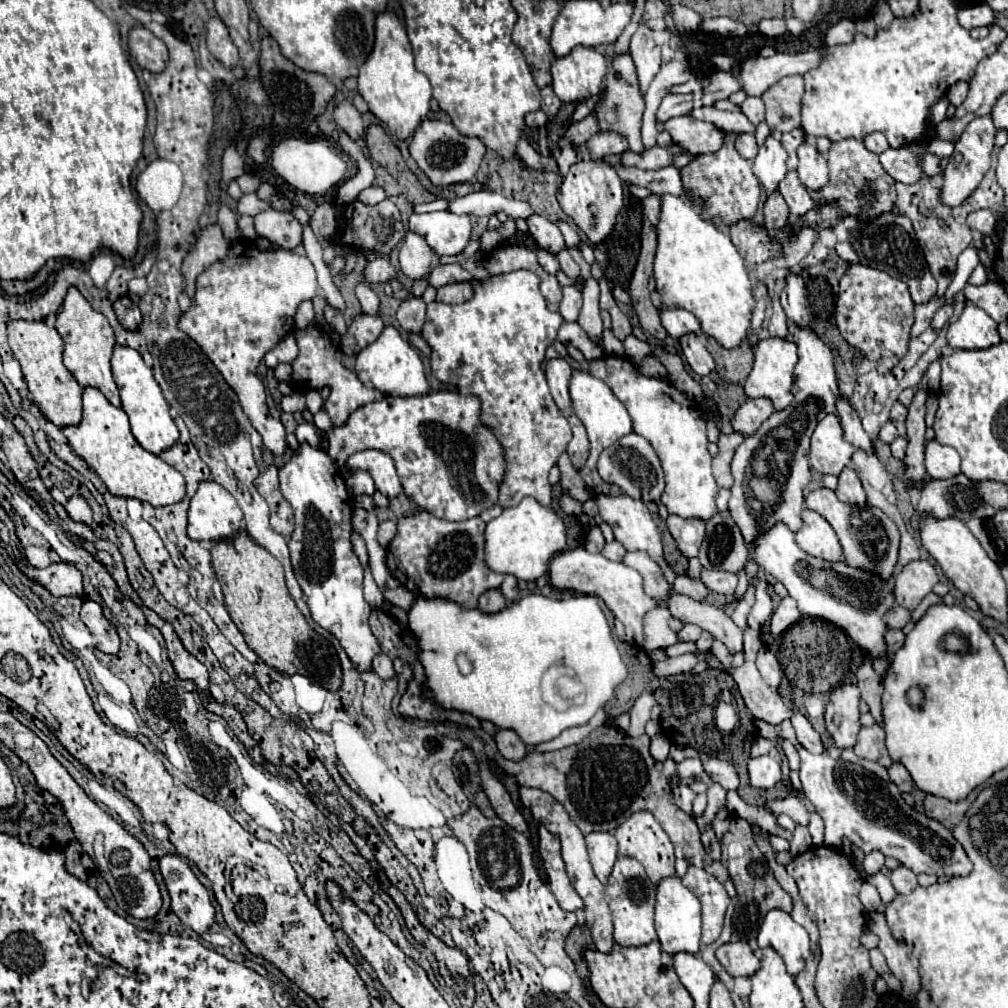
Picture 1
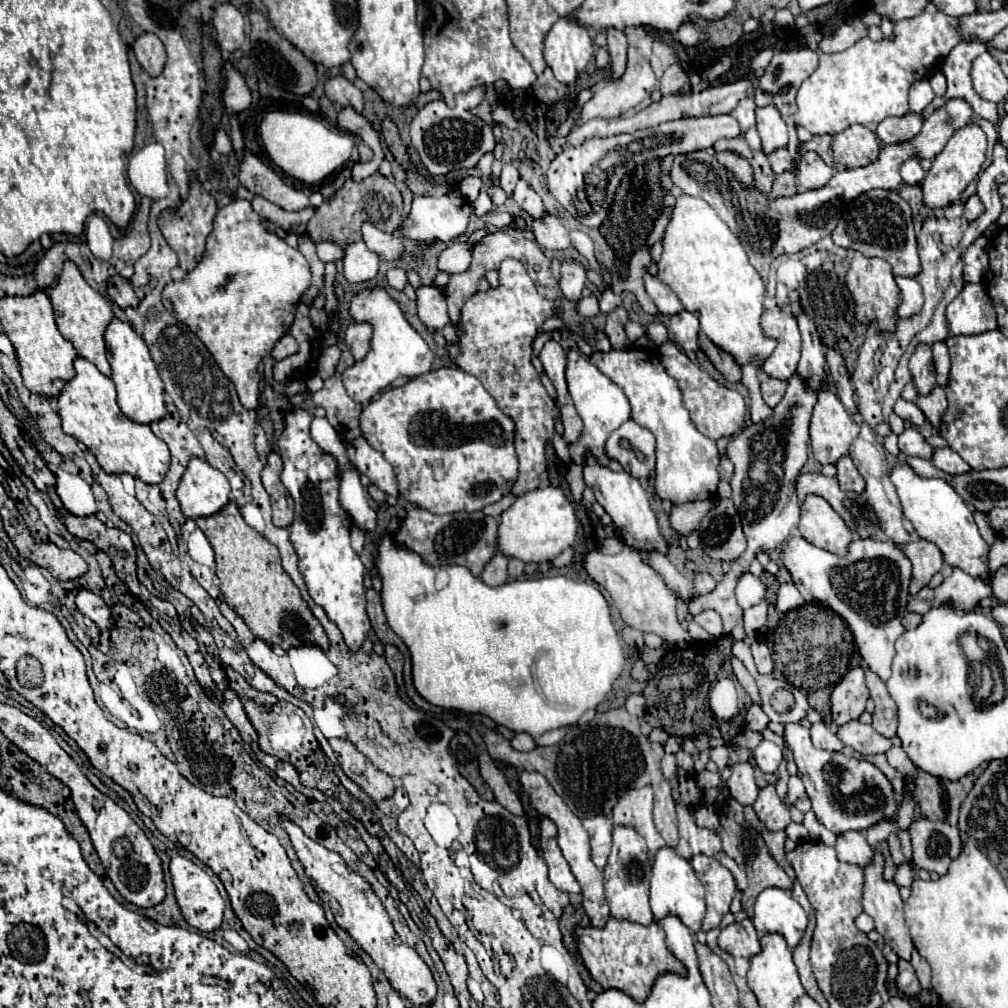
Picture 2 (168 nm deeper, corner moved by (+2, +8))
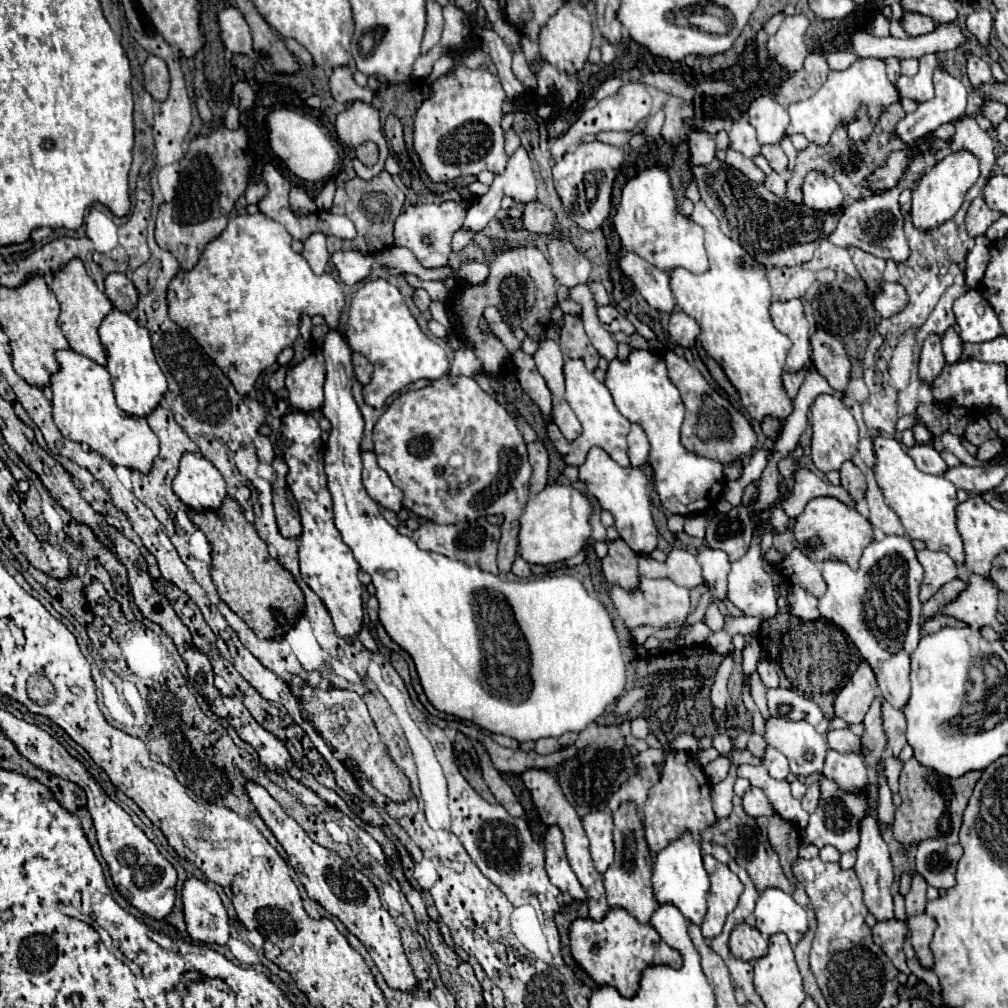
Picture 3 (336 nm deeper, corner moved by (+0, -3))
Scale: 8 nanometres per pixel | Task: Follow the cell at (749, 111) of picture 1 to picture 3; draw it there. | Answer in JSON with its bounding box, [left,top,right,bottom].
[729,116,759,158]

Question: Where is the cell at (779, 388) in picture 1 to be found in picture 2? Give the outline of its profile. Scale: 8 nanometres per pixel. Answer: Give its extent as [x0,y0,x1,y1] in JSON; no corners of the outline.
[761,307,801,381]

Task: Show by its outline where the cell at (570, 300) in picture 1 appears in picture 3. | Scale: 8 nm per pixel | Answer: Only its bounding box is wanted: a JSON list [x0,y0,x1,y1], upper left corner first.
[547,238,591,288]

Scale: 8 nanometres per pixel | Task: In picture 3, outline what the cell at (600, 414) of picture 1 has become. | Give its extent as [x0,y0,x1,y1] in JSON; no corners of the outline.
[547,360,631,466]

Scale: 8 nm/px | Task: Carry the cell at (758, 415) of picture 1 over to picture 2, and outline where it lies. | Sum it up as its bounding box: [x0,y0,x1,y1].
[761,379,787,407]

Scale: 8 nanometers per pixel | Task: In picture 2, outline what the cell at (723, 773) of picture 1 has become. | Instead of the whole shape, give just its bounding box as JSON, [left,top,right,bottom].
[727,761,757,805]

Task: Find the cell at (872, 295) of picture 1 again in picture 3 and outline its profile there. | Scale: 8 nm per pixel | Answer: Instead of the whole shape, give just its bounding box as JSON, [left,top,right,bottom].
[851,248,885,284]

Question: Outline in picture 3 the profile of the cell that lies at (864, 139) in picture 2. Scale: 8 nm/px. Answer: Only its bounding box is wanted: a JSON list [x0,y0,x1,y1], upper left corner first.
[849,106,873,142]

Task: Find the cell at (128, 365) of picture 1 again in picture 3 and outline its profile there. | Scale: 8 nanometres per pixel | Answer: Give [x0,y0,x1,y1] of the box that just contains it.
[99,308,167,416]

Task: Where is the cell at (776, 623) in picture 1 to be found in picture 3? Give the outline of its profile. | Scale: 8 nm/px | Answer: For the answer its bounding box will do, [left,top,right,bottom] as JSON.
[787,586,821,620]

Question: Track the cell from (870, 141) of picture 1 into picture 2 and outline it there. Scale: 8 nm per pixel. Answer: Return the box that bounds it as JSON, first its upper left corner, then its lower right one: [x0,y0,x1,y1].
[875,115,921,145]

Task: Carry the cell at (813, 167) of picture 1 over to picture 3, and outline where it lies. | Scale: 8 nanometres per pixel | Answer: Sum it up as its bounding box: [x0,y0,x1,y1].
[803,172,845,214]

